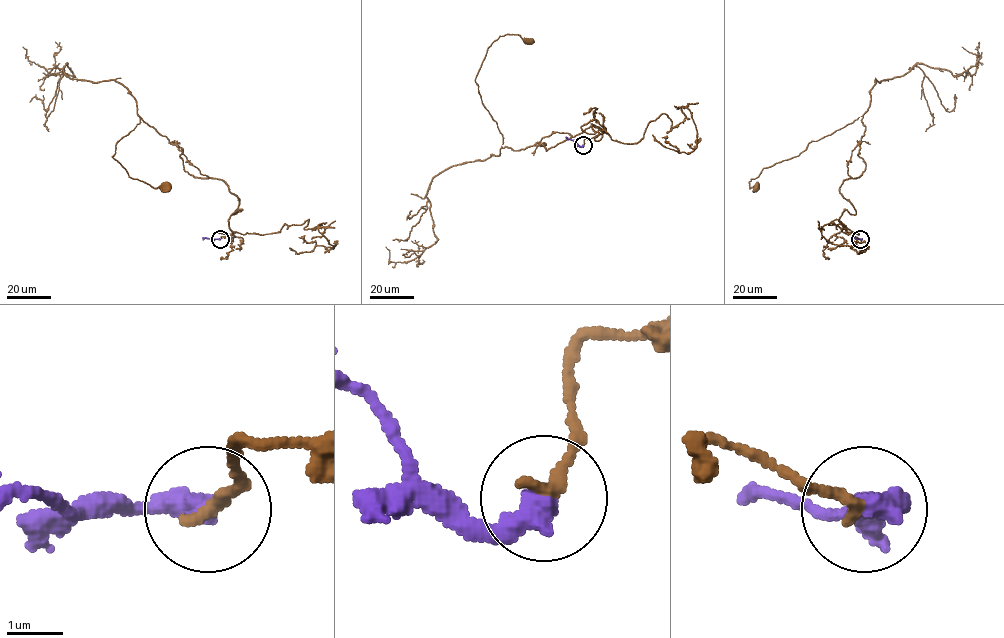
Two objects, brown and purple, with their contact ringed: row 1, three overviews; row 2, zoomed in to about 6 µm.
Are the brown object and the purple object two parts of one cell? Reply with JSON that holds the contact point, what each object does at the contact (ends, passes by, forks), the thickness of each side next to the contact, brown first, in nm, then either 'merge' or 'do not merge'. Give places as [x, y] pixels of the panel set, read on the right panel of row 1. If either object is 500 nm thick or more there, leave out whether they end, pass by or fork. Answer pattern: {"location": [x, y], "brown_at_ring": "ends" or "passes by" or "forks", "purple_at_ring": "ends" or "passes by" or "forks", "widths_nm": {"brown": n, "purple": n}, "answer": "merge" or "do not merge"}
{"location": [860, 239], "brown_at_ring": "ends", "purple_at_ring": "ends", "widths_nm": {"brown": 240, "purple": 480}, "answer": "do not merge"}

